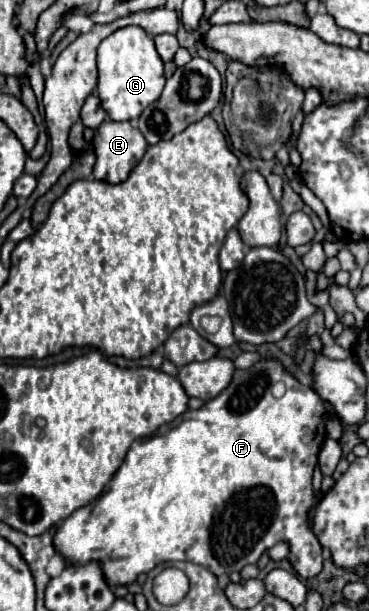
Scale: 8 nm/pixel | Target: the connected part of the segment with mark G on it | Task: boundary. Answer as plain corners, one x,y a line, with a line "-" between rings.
136,25
122,27
108,35
98,47
98,97
112,121
132,121
160,97
164,89
164,63
152,37

